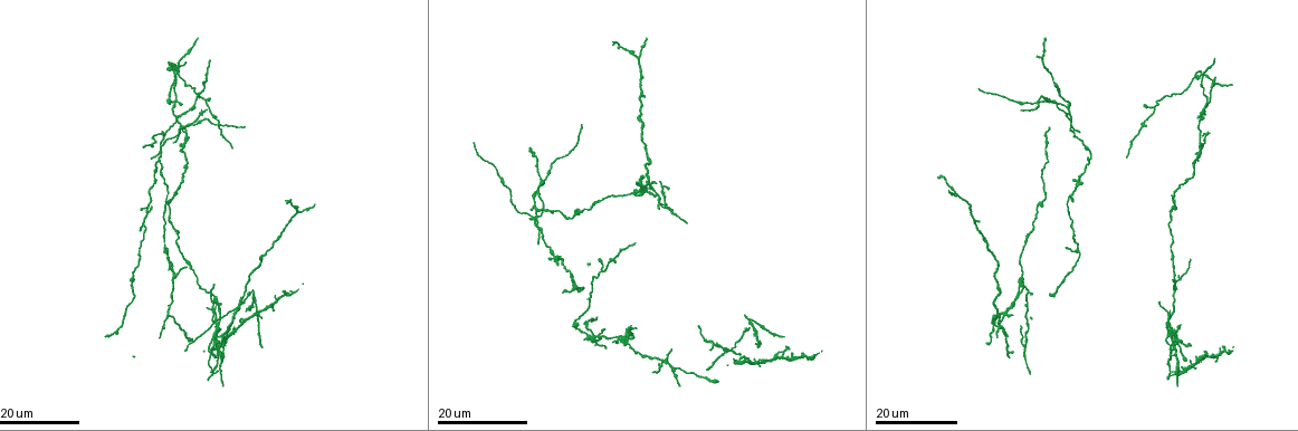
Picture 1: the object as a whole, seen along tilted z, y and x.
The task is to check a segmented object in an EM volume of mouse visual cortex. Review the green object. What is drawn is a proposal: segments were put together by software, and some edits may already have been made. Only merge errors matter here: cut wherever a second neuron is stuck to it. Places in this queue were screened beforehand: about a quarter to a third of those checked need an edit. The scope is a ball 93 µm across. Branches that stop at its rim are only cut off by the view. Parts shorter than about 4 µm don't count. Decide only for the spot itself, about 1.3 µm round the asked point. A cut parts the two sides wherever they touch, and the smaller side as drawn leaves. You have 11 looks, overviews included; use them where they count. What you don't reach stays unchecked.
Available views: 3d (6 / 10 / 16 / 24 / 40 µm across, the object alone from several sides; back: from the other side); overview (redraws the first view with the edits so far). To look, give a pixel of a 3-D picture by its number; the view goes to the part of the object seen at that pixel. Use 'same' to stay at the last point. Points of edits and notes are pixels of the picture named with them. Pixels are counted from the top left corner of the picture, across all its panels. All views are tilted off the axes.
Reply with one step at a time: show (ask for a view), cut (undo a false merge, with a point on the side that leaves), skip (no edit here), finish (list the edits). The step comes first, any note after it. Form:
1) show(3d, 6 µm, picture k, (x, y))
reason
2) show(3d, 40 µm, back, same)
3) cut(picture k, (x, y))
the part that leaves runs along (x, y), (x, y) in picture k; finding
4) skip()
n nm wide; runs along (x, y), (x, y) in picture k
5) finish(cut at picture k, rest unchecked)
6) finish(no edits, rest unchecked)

show(3d, 24 µm, picture 1, (1070, 119))
branch point

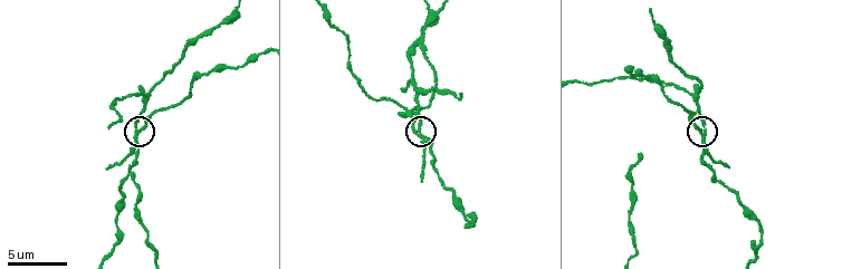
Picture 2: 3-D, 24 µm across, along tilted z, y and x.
show(3d, 6 µm, picture 2, (703, 129))

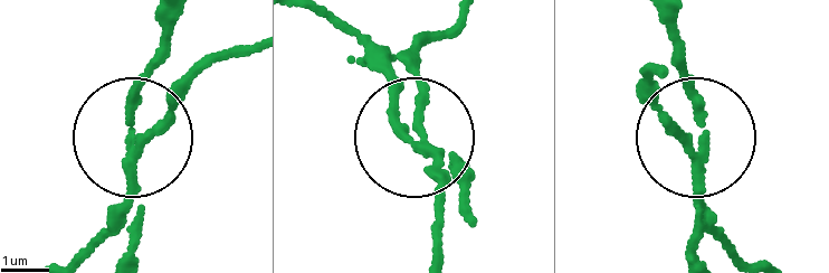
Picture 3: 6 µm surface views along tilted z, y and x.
cut(picture 3, (94, 241))
the part that leaves runs along (123, 181), (182, 82), (250, 48) in picture 3; two neurons meet here

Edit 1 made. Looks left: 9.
show(3d, 24 µm, picture 1, (216, 320))
four or more arms meet

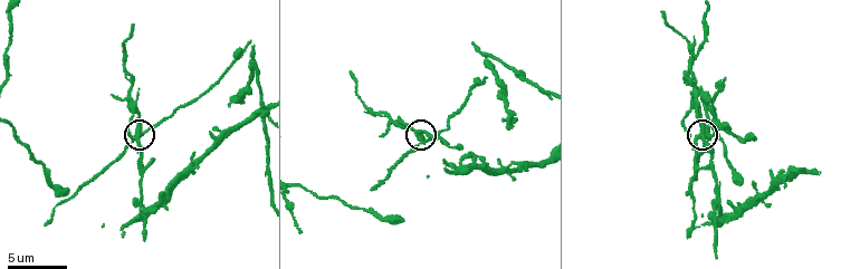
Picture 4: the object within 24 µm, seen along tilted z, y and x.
show(3d, 10 µm, picture 4, (418, 134))

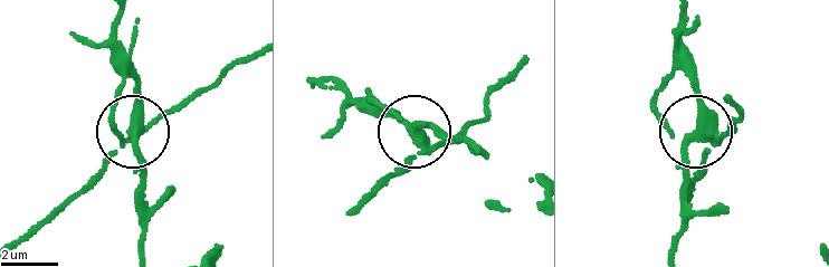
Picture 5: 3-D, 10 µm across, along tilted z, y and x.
cut(picture 5, (143, 169))
side arm 29 µm; the part that leaves runs along (135, 131), (134, 75), (117, 38), (117, 10) in picture 5; two neurons meet here

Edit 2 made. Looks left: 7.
show(overview)
redraw

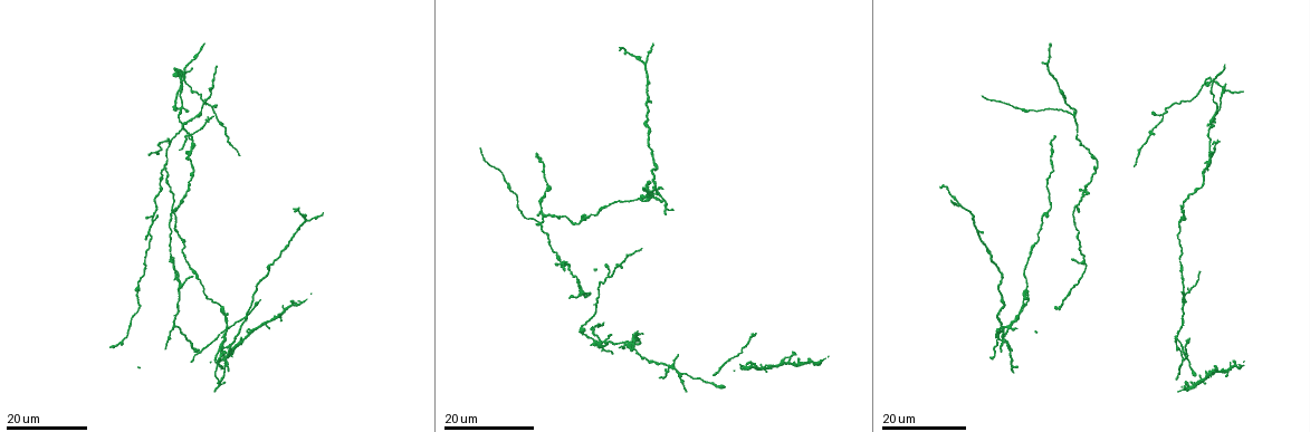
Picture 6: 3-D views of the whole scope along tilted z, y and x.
show(3d, 16 µm, picture 6, (655, 362))
thin neck

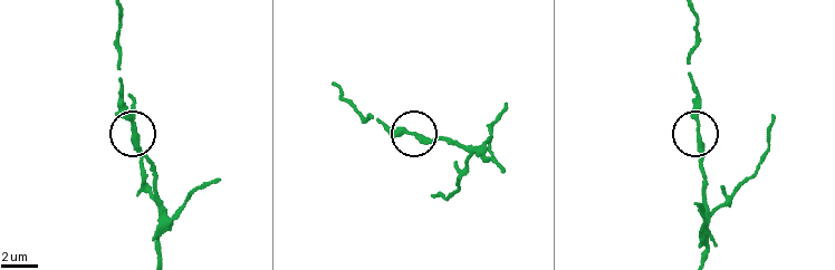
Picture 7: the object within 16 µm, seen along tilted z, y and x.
show(3d, 6 µm, picture 7, (700, 125))

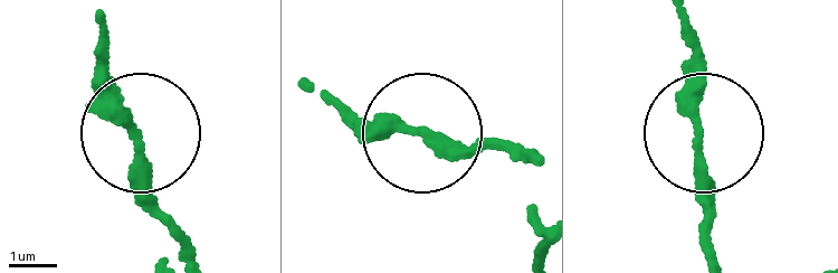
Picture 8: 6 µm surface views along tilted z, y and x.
show(3d, 6 µm, back, picture 8, (700, 137))

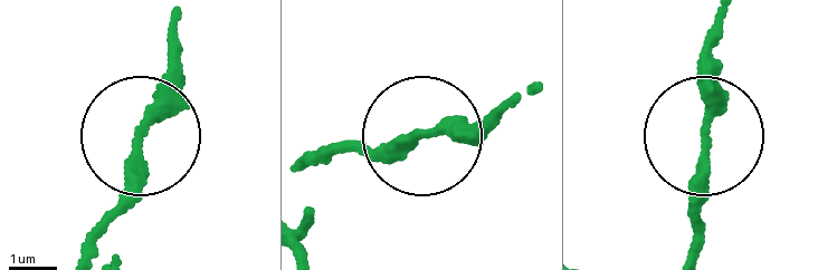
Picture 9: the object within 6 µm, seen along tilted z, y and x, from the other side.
skip()
runs along (524, 89), (462, 132), (382, 155), (314, 155) in picture 9; all the same neuron

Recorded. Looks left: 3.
show(3d, 16 µm, picture 6, (1185, 294))

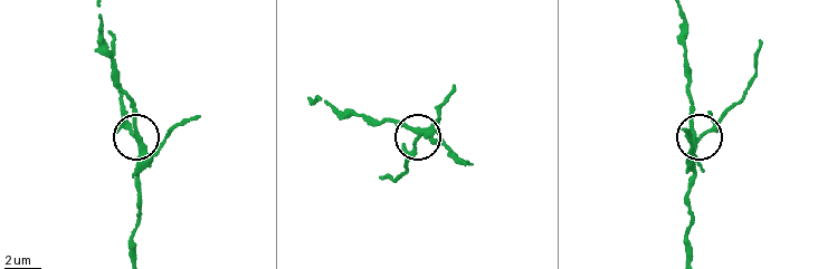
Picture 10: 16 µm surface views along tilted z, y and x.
show(3d, 6 µm, picture 10, (701, 137))
closer look

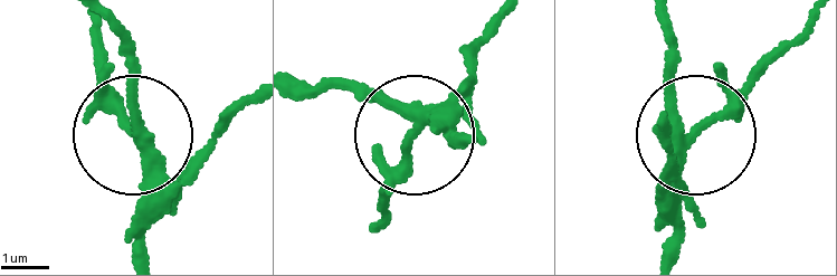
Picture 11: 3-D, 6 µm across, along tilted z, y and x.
cut(picture 11, (117, 125))
240 nm wide; a second neuron is stuck on

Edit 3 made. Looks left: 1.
finish(cut at picture 3, cut at picture 5, cut at picture 11, rest unchecked)

